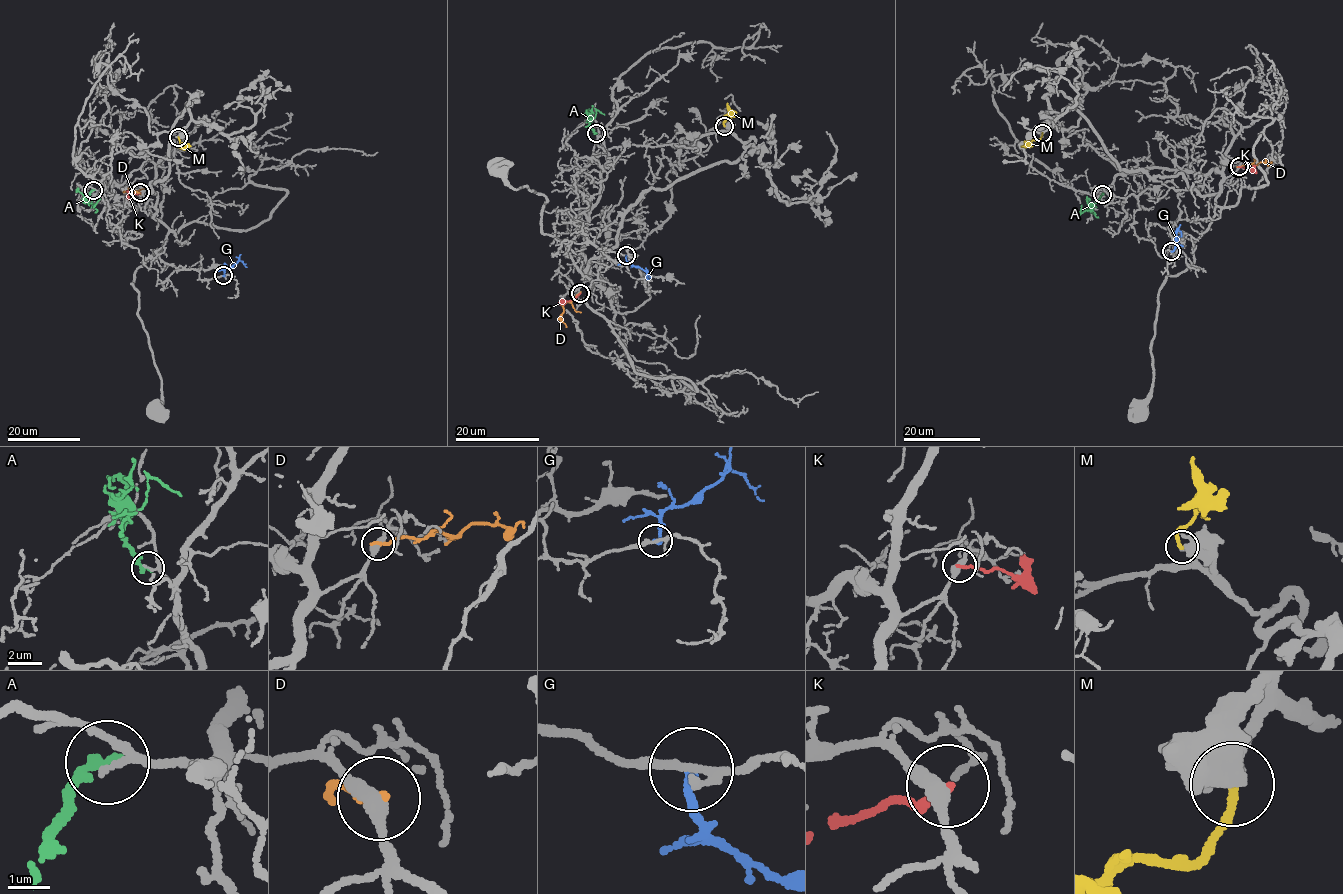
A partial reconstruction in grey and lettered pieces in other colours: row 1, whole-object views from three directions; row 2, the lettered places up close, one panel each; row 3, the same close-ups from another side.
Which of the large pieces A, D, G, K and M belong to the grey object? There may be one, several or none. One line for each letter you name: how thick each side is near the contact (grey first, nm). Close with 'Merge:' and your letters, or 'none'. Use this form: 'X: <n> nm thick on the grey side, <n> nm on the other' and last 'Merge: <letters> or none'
M: 480 nm thick on the grey side, 200 nm on the other
Merge: M

